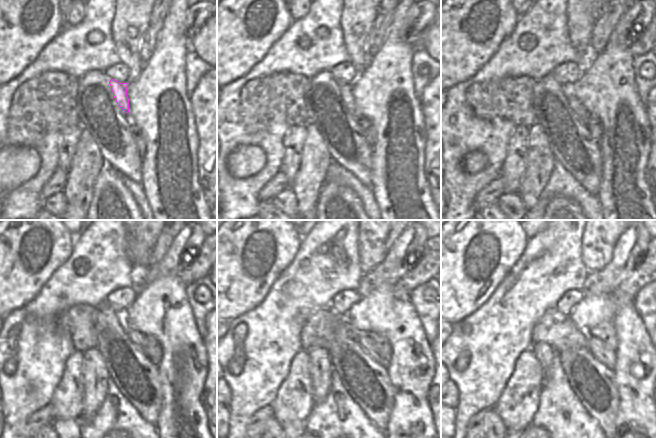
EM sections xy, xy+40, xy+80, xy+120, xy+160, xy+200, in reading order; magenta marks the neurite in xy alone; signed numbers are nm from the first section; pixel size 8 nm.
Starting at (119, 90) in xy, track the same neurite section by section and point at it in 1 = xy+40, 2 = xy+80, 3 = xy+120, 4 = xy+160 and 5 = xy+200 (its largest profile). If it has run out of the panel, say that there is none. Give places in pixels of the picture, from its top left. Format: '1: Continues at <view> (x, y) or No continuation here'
1: Continues at xy+40 (344, 88)
2: Continues at xy+80 (593, 124)
3: Continues at xy+120 (152, 349)
4: Continues at xy+160 (380, 352)
5: Continues at xy+200 (604, 352).

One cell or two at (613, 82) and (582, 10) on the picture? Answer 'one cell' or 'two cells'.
two cells

